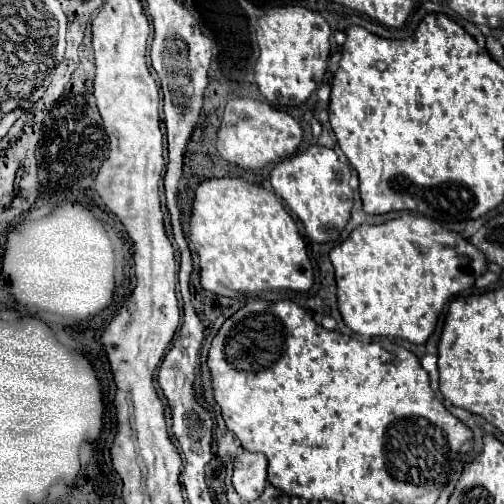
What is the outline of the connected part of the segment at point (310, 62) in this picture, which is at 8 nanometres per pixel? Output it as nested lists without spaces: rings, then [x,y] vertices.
[[[273,7],[261,15],[257,23],[257,43],[261,53],[253,65],[261,95],[273,105],[303,103],[323,83],[329,57],[329,35],[331,29],[327,21],[305,7]]]

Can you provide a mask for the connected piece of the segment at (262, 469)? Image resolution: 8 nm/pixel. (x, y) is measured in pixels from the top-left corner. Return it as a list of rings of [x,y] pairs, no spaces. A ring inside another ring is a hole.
[[[241,451],[233,461],[233,487],[241,499],[253,501],[267,483],[267,459],[261,453]]]

